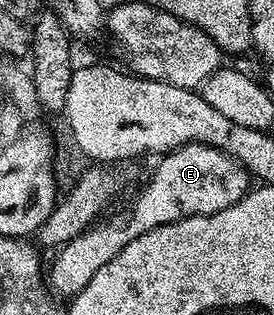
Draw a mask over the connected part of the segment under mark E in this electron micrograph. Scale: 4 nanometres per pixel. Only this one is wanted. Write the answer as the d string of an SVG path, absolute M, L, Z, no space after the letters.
M184 145L165 153L157 162L159 164L155 166L150 181L139 190L130 208L130 216L99 219L53 253L54 261L48 264L48 288L55 297L77 296L88 282L92 282L92 274L96 274L100 266L112 262L112 258L116 258L128 242L140 238L140 234L184 218L228 210L228 206L240 202L252 184L251 174L241 164L210 145Z

